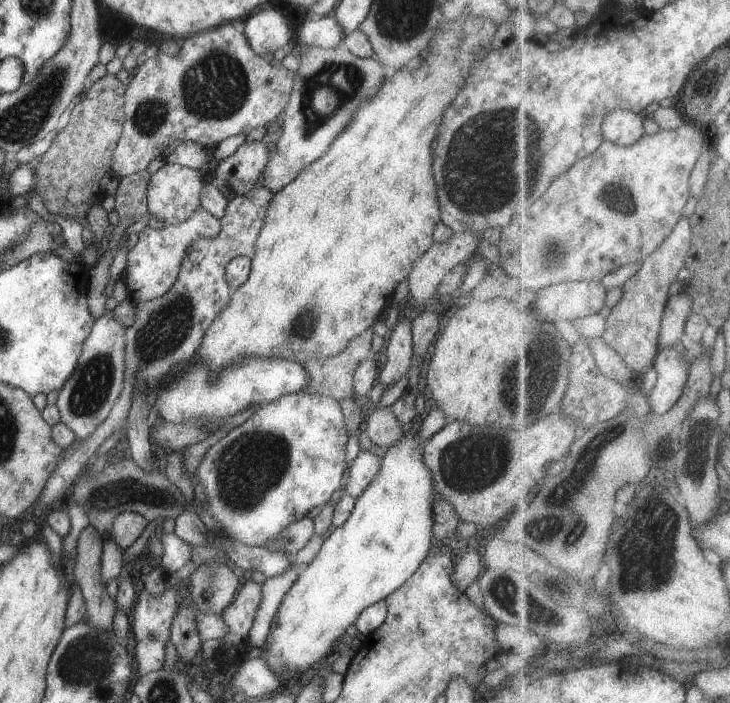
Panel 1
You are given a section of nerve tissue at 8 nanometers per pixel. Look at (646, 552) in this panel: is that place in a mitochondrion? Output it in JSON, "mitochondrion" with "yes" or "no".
{"mitochondrion":"yes"}

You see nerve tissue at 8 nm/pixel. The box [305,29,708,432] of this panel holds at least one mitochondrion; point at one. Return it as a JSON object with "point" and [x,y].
{"point":[495,131]}

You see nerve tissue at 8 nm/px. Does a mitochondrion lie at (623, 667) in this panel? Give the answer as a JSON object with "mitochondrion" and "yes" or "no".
{"mitochondrion":"no"}

